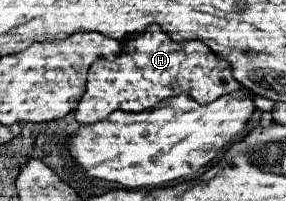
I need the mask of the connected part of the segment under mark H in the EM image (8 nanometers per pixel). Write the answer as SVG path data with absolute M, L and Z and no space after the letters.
M151 24L145 32L125 40L121 54L113 60L97 58L93 62L87 76L87 90L79 100L75 118L81 124L95 124L115 110L143 112L153 108L157 102L183 92L199 104L207 104L239 88L243 86L233 78L229 62L217 58L209 46L199 40L175 42L161 30L161 26Z

